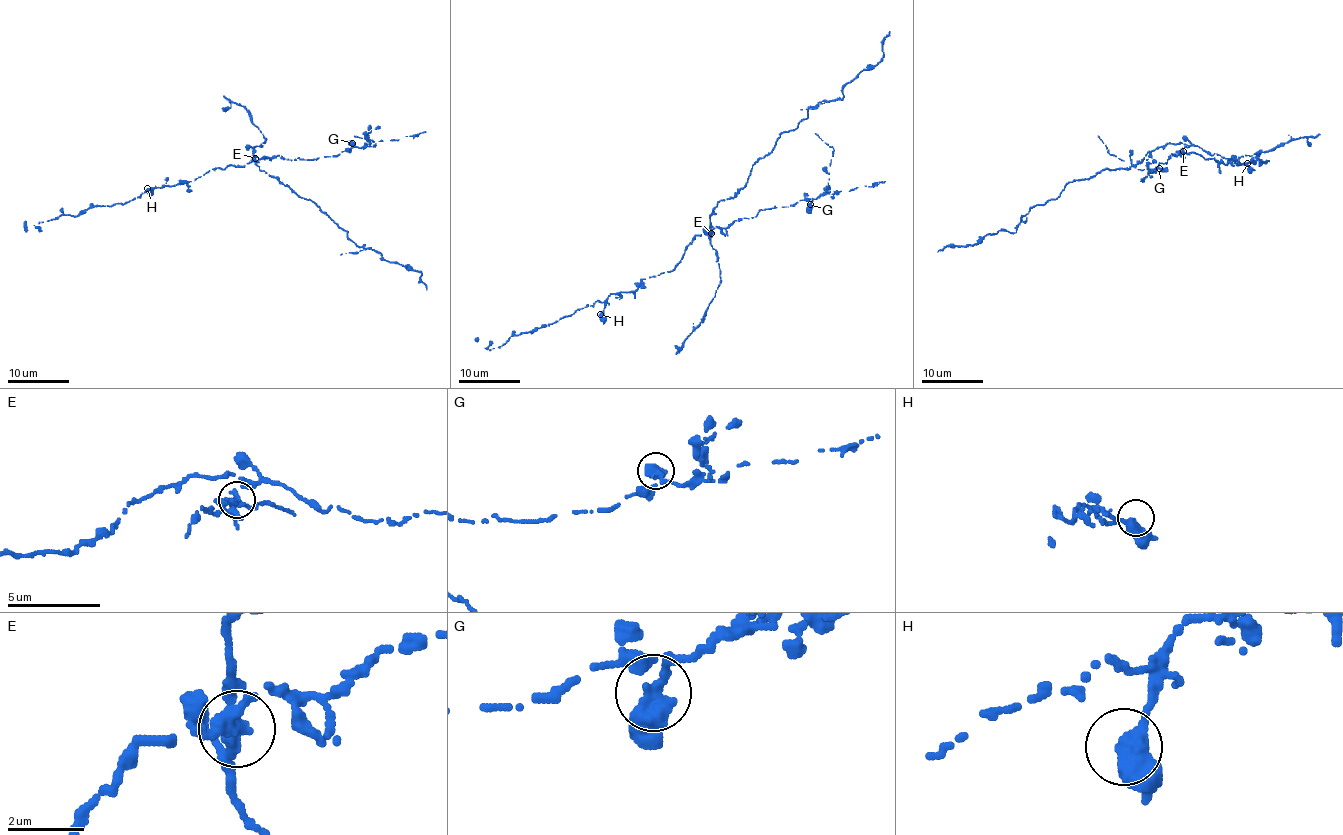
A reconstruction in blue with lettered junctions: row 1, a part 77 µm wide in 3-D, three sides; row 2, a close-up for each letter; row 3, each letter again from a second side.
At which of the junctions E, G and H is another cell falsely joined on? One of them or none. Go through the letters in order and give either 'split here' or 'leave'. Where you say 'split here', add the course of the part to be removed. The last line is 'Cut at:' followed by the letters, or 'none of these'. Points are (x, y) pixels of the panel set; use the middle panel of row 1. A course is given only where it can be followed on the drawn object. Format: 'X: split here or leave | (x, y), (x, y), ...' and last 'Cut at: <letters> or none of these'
E: split here | (711, 233), (716, 204), (744, 186), (807, 109), (842, 99), (845, 85), (882, 57), (890, 31)
G: leave
H: leave
Cut at: E

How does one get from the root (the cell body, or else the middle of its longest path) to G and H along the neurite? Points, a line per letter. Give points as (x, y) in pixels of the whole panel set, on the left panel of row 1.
G: (253, 155), (253, 150), (253, 159), (256, 160), (278, 156), (317, 159), (348, 150), (352, 143)
H: (253, 155), (253, 150), (253, 157), (244, 166), (231, 164), (223, 169), (209, 170), (194, 181), (147, 188)

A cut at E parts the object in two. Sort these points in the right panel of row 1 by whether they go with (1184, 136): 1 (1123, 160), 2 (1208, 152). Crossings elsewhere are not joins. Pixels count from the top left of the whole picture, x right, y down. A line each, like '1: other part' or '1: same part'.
1: other part
2: same part

